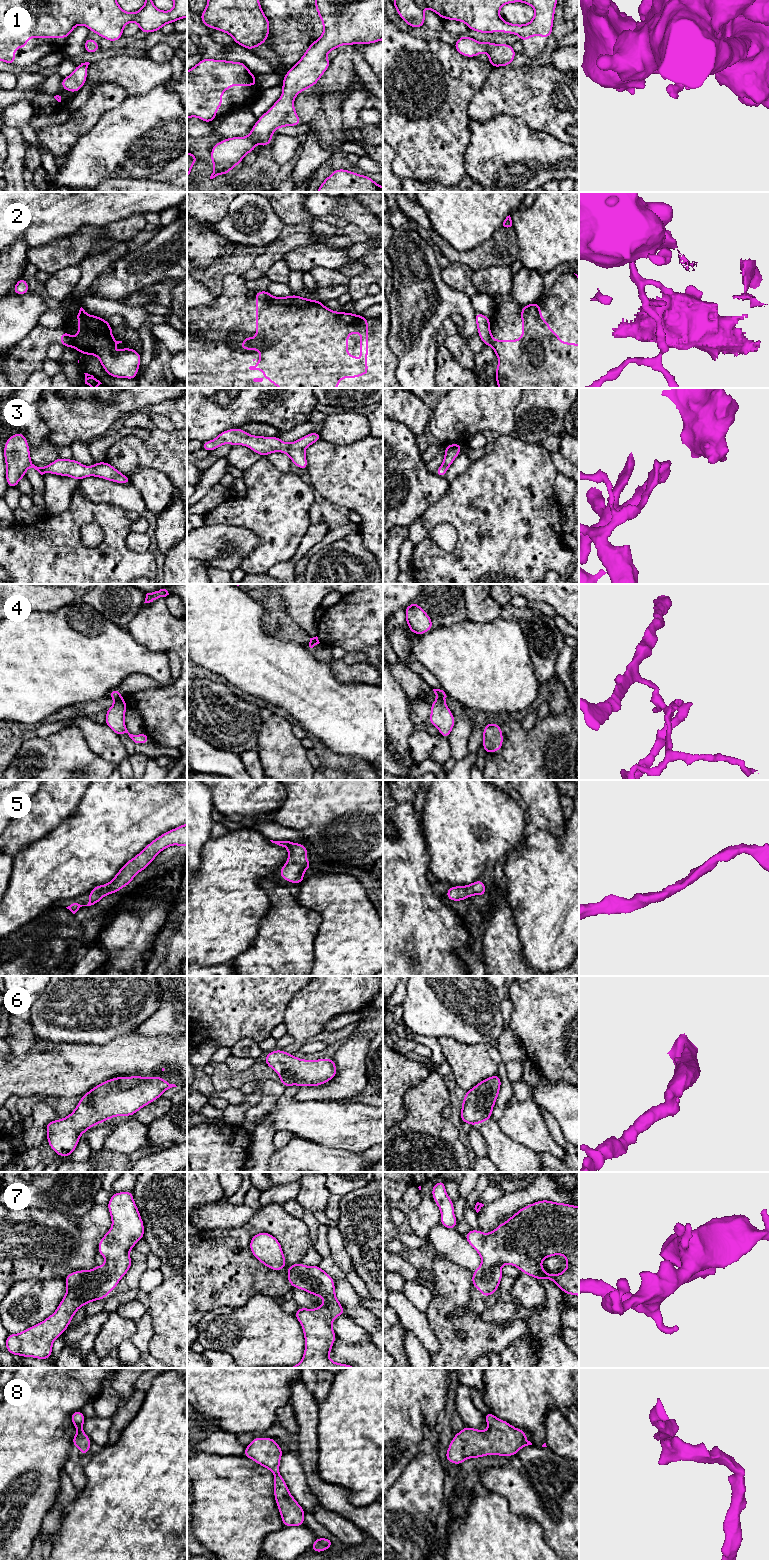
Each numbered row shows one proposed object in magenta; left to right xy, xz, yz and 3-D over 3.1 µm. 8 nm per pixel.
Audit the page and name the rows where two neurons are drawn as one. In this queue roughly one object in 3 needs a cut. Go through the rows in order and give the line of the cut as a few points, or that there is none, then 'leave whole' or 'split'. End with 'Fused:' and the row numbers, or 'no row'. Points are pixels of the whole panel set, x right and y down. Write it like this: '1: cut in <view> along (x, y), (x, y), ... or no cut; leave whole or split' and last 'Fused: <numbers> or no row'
1: no cut; leave whole
2: cut in xz along (272, 297), (267, 299), (256, 298); split
3: no cut; leave whole
4: cut in yz along (437, 697), (444, 699); split
5: no cut; leave whole
6: no cut; leave whole
7: no cut; leave whole
8: no cut; leave whole
Fused: 2, 4

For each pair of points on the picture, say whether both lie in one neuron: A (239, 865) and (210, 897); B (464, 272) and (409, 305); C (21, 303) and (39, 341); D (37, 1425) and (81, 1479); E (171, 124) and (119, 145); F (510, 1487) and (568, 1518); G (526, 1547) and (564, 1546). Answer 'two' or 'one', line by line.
A: one
B: two
C: two
D: two
E: one
F: one
G: two

